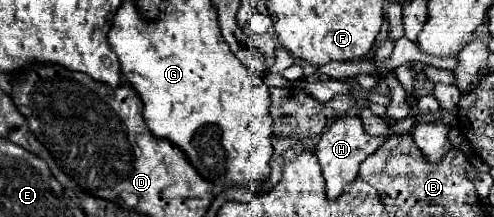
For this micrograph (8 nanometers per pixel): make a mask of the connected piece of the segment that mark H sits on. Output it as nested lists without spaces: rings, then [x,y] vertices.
[[[341,117],[341,119],[333,121],[333,125],[319,139],[317,151],[315,151],[317,161],[323,169],[323,177],[327,181],[329,199],[337,199],[345,191],[345,185],[349,185],[349,181],[357,179],[361,161],[365,161],[377,147],[381,147],[385,143],[385,139],[387,137],[371,137],[369,133],[365,133],[365,129],[357,117]]]

